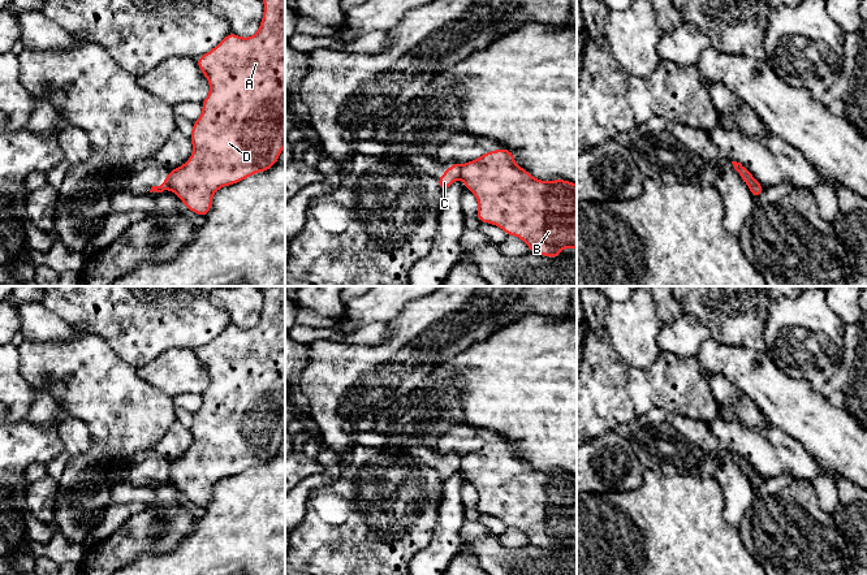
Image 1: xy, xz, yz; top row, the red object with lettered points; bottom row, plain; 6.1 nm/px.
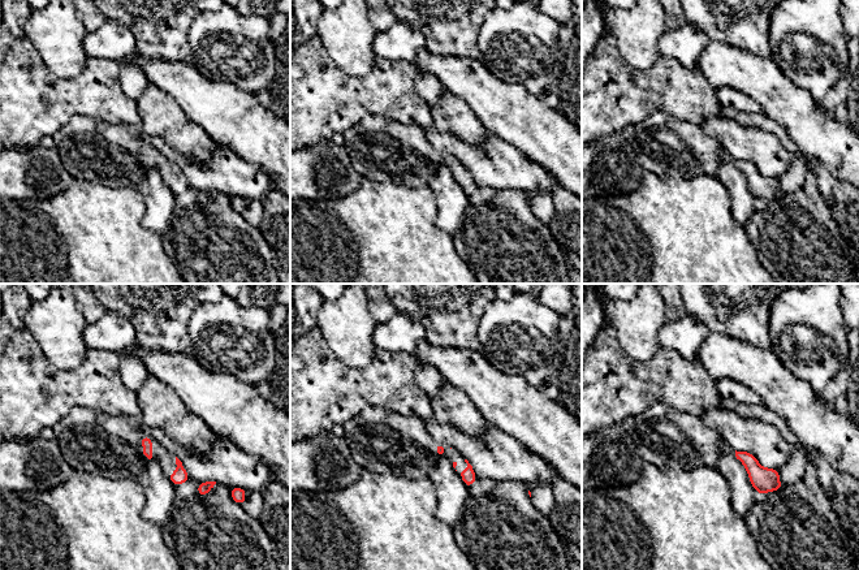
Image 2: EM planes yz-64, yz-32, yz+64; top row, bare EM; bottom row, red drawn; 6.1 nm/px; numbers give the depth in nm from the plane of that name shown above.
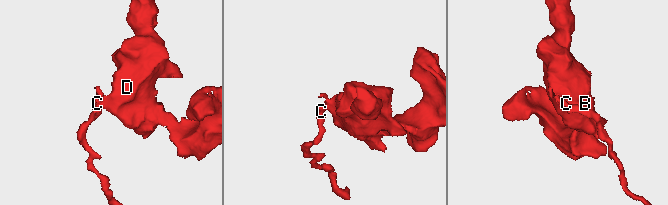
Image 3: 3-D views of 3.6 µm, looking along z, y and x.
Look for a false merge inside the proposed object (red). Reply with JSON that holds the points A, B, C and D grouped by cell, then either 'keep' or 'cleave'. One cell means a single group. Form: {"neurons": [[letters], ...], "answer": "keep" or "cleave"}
{"neurons": [["A", "B", "D"], ["C"]], "answer": "cleave"}

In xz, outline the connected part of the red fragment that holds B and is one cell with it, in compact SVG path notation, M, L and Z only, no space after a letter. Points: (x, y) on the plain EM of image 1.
M500 440L461 457L461 471L479 496L476 510L501 519L527 535L530 544L560 549L561 540L577 540L577 476L566 471L540 472L514 454L514 445Z

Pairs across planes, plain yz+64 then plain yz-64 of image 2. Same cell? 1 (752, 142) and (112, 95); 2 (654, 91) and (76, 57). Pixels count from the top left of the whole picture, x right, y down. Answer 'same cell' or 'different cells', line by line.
1: different cells
2: different cells

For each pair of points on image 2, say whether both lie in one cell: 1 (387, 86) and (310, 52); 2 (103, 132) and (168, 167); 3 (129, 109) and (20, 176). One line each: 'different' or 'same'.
1: same
2: same
3: different

